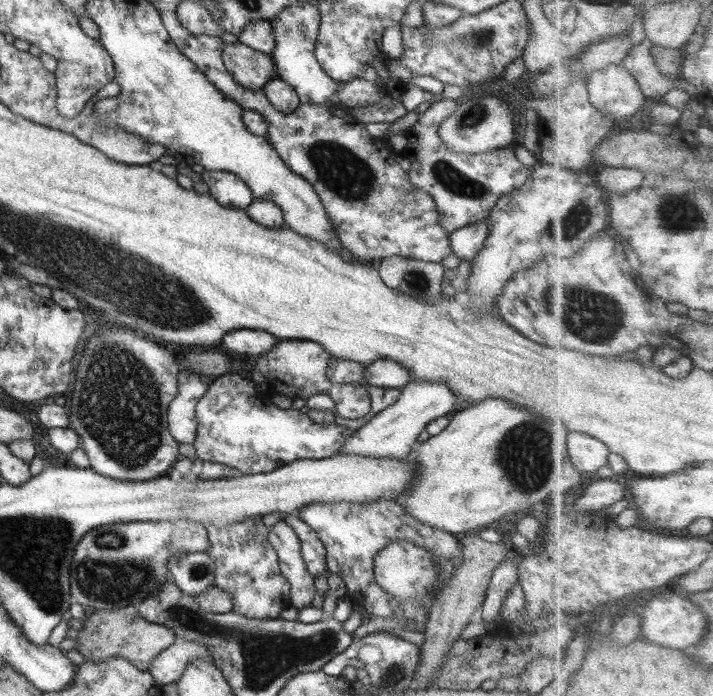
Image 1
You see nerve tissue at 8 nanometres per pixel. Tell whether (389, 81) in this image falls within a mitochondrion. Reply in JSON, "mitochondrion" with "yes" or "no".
{"mitochondrion":"no"}

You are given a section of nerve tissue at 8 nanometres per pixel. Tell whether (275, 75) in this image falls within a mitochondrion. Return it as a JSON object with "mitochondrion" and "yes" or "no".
{"mitochondrion":"no"}

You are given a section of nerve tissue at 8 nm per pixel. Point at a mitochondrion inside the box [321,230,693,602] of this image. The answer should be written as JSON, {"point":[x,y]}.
{"point":[588,317]}

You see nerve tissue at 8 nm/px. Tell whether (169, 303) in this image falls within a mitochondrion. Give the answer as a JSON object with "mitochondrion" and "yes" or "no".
{"mitochondrion":"yes"}

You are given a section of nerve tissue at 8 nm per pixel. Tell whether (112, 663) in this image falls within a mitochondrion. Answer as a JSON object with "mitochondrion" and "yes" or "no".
{"mitochondrion":"no"}

